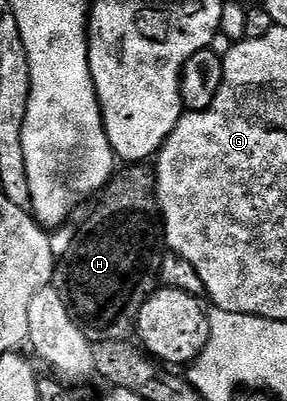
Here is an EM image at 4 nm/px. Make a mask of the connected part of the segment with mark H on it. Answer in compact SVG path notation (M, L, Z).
M131 163L126 167L120 168L112 176L111 180L107 182L107 188L103 190L98 201L99 206L88 215L87 222L83 225L83 230L80 228L76 232L74 241L66 246L64 253L67 254L64 257L62 255L61 260L56 264L53 285L63 296L63 301L67 304L67 310L70 311L71 318L78 323L79 328L91 338L92 342L125 341L136 332L141 307L145 307L147 300L155 294L156 289L160 288L161 285L159 276L161 275L161 263L165 252L165 234L163 232L163 212L159 210L159 196L155 190L154 168L148 167L143 163Z

